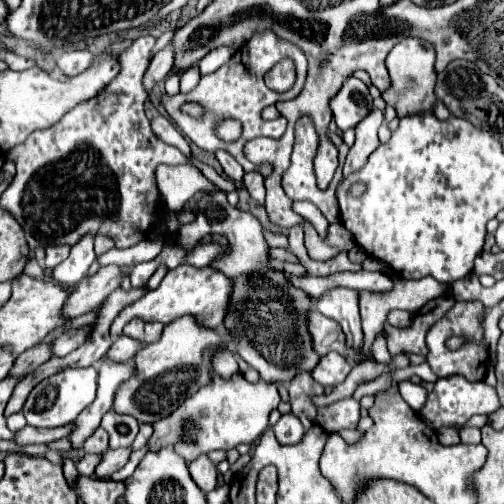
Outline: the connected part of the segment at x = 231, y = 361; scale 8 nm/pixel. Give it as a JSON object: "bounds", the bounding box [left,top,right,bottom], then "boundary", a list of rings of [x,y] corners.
{"bounds":[214,352,238,380],"boundary":[[[220,352],[220,356],[216,356],[216,364],[214,364],[214,372],[218,376],[222,376],[224,380],[230,380],[230,376],[238,374],[238,362],[236,356],[232,356],[232,352]]]}

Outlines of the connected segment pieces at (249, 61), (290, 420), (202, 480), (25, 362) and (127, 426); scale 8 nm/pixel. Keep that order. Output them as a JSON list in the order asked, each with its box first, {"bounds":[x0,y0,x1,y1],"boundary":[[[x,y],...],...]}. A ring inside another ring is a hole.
[{"bounds":[162,32,308,172],"boundary":[[[264,32],[264,34],[256,34],[252,36],[252,40],[248,44],[244,44],[244,48],[230,60],[226,62],[222,68],[218,68],[216,72],[212,74],[206,74],[200,78],[198,86],[188,92],[188,94],[176,94],[176,96],[168,96],[168,94],[162,94],[162,106],[164,110],[170,114],[172,122],[178,126],[178,130],[188,138],[192,140],[198,148],[202,150],[208,150],[208,152],[218,152],[218,150],[226,150],[230,152],[244,168],[244,172],[252,172],[256,170],[256,166],[252,162],[248,162],[248,158],[244,156],[244,146],[246,142],[258,138],[258,136],[268,136],[268,138],[280,138],[286,130],[286,120],[270,120],[270,122],[264,122],[260,118],[260,112],[262,108],[270,106],[270,104],[276,104],[278,100],[290,100],[298,96],[304,87],[308,70],[308,62],[305,54],[300,54],[300,48],[294,48],[294,44],[288,44],[284,40],[278,40],[272,32]],[[284,58],[290,58],[294,62],[296,69],[296,82],[293,87],[287,92],[274,92],[270,88],[266,88],[264,80],[262,80],[262,70],[270,70],[274,68],[278,62],[282,62]],[[184,102],[198,102],[204,106],[206,114],[202,120],[194,120],[186,114],[180,114],[180,106]],[[222,118],[234,118],[234,120],[240,120],[242,122],[242,136],[240,140],[236,140],[234,144],[224,144],[222,140],[216,138],[214,134],[214,124]]]},{"bounds":[274,414,304,444],"boundary":[[[282,414],[274,426],[274,432],[280,444],[298,444],[304,436],[304,426],[294,414]]]},{"bounds":[190,454,218,492],"boundary":[[[200,454],[194,462],[190,462],[190,474],[194,478],[194,482],[204,490],[210,492],[216,488],[218,484],[218,470],[216,464],[208,458],[208,454]]]},{"bounds":[12,344,52,376],"boundary":[[[36,344],[34,348],[24,350],[18,358],[16,364],[12,368],[12,376],[24,376],[28,372],[32,372],[36,366],[44,364],[48,358],[52,356],[52,344]]]},{"bounds":[102,408,138,448],"boundary":[[[114,408],[102,418],[102,428],[110,434],[110,448],[130,446],[138,434],[138,420],[128,414],[118,414]]]}]

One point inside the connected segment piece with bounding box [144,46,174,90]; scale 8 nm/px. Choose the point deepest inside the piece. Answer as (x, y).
(162, 64)

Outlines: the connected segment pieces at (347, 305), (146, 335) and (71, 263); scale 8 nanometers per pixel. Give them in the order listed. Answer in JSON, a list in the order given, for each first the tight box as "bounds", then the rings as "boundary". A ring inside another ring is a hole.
[{"bounds":[316,286,362,348],"boundary":[[[344,286],[330,288],[328,292],[324,292],[318,298],[318,304],[316,304],[316,308],[324,316],[336,320],[342,326],[348,344],[354,348],[360,348],[360,344],[362,344],[358,304],[360,304],[360,294],[356,290],[344,288]]]},{"bounds":[124,320,162,344],"boundary":[[[132,320],[124,326],[124,334],[126,336],[132,336],[136,340],[140,340],[142,344],[152,344],[156,340],[160,340],[160,334],[162,334],[162,324],[158,322],[144,322],[144,320]]]},{"bounds":[52,234,96,288],"boundary":[[[84,234],[82,240],[78,244],[72,246],[70,256],[58,264],[52,272],[52,278],[56,282],[60,282],[66,288],[74,288],[86,274],[86,270],[90,268],[90,264],[96,260],[94,254],[94,236],[92,234]]]}]

